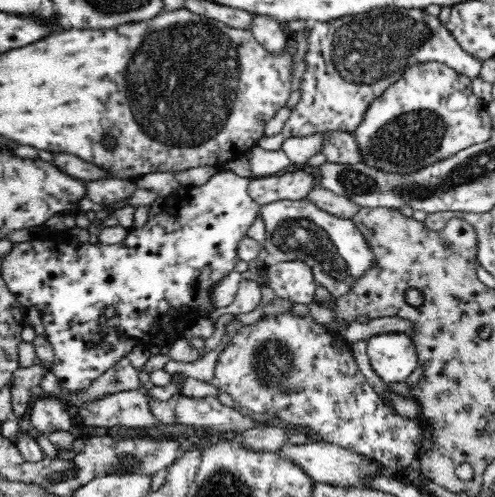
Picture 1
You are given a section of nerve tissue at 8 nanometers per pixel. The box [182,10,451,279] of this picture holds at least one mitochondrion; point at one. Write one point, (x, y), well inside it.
(369, 50)

